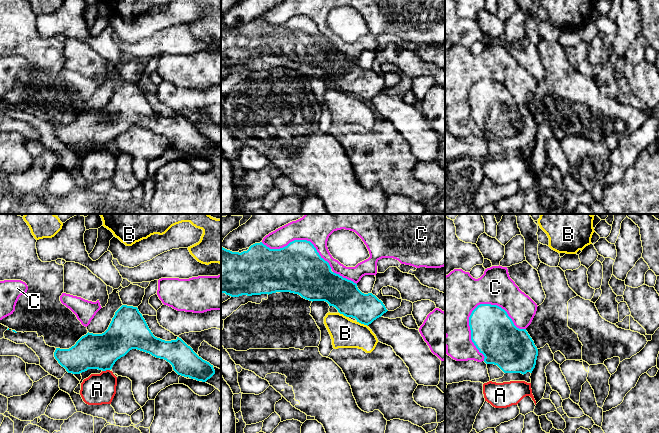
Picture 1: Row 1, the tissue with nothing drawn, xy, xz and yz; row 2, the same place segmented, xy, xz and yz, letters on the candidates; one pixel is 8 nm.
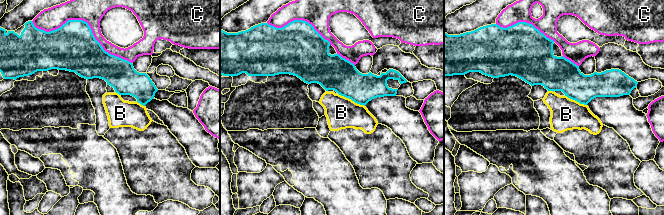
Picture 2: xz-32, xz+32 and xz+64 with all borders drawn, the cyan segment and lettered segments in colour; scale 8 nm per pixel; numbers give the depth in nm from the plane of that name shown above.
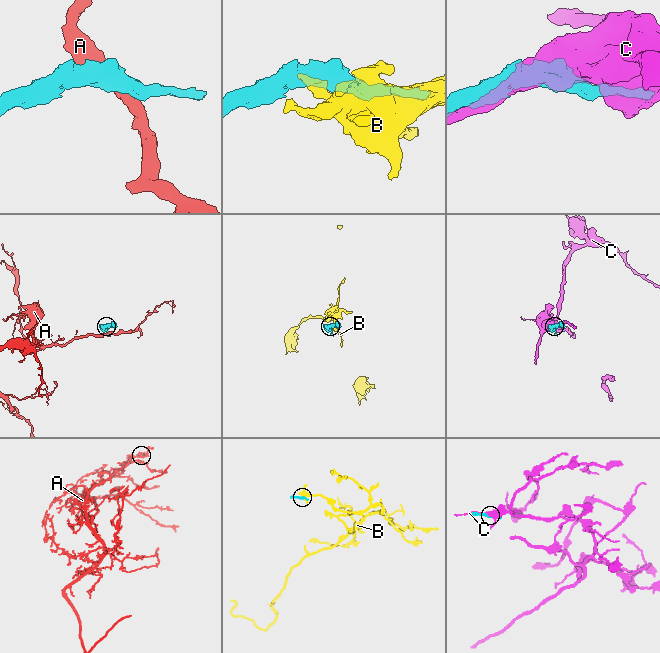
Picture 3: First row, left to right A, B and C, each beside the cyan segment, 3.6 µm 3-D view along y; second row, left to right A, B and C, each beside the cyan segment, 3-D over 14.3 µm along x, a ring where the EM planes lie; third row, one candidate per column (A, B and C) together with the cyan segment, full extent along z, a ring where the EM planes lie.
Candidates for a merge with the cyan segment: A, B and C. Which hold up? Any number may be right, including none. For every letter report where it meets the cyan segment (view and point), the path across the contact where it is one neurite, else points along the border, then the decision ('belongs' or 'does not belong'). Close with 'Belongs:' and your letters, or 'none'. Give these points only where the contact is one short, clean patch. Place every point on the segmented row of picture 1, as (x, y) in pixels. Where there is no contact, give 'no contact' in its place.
A: contact xy (105, 370); border xy (109, 369), (102, 371); does not belong
B: contact xz (362, 323); border xz (357, 321), (367, 326); does not belong
C: contact yz (498, 306); does not belong
Belongs: none

